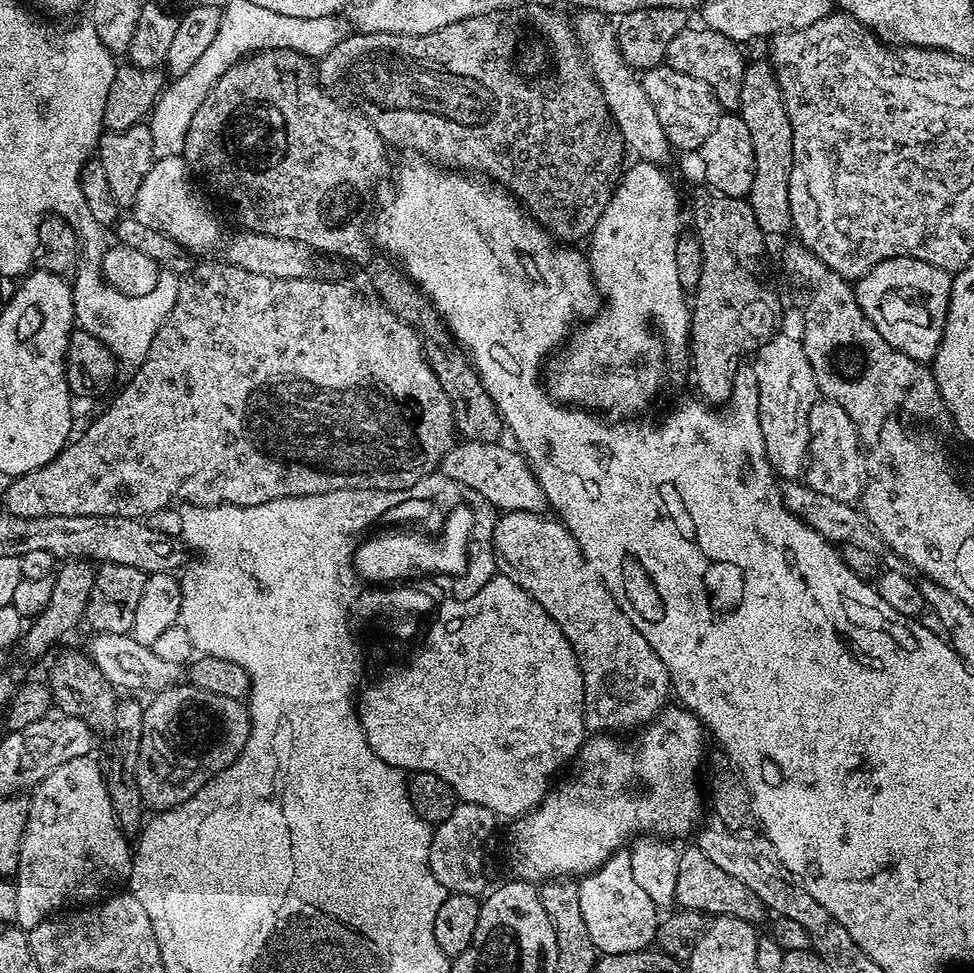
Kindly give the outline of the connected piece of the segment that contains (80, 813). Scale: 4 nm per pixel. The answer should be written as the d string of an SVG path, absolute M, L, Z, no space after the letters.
M92 756L62 762L30 796L26 834L14 877L18 894L16 924L25 930L33 928L69 906L99 901L107 888L121 887L132 872L133 849L128 840L116 820L102 764L100 768Z

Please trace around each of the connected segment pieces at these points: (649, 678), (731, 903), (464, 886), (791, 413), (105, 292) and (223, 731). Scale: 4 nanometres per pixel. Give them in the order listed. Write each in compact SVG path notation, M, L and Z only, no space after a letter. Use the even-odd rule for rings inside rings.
M505 512L499 517L496 528L493 530L492 550L496 555L496 571L499 575L510 578L510 582L518 582L518 586L522 586L522 590L526 590L535 598L542 606L542 610L546 610L546 614L550 614L550 618L554 618L554 622L558 622L558 626L562 630L562 634L566 634L566 638L570 642L570 646L574 650L574 654L580 663L582 670L582 682L584 683L584 727L592 734L616 734L619 728L628 728L631 724L643 725L645 722L651 721L664 711L670 700L672 692L672 679L666 670L666 666L662 662L662 658L658 658L658 654L654 654L654 650L650 646L650 642L646 642L646 638L642 638L642 634L638 634L638 630L628 619L626 614L618 606L618 602L610 594L610 590L600 580L600 575L592 569L586 562L586 558L580 555L580 547L572 533L560 523L559 519L551 518L547 520L547 515L539 512Z
M698 846L683 849L680 852L678 862L678 886L676 887L676 904L681 909L689 912L699 912L707 914L709 917L732 915L734 918L742 918L743 922L748 922L755 926L760 926L764 919L769 919L770 913L762 898L746 886L746 882L738 882L734 874L726 874ZM709 912L709 913L708 913Z
M460 802L446 822L433 827L428 861L434 878L438 878L445 893L461 892L467 896L476 896L485 891L484 855L488 852L488 839L496 832L496 823L496 813L486 810L486 806Z
M777 334L766 341L754 353L754 363L758 374L758 414L762 426L762 442L766 446L768 461L777 477L785 481L795 481L803 473L808 459L808 443L810 442L810 410L816 404L818 393L814 370L810 366L810 358L806 358L806 350L799 339Z
M76 260L76 280L71 281L76 324L79 331L94 334L94 338L101 340L121 365L129 364L129 369L135 370L146 358L150 342L154 342L154 334L158 334L158 330L174 310L180 280L174 273L164 270L158 278L158 286L154 286L150 294L128 296L104 281L101 266L102 260L96 260L94 269L85 266L84 260Z
M181 682L164 692L157 692L147 701L142 722L142 746L136 759L136 777L140 798L145 809L153 813L166 812L186 802L195 792L202 790L220 773L234 763L246 746L252 729L252 719L248 717L248 705L234 698L222 698L210 694L194 685Z

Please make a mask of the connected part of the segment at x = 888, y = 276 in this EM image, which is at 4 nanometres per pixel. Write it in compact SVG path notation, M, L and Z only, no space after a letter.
M899 256L875 264L865 276L855 281L854 291L858 306L866 314L868 321L890 342L892 348L897 348L911 360L930 362L936 357L938 346L942 342L942 334L946 326L946 314L952 291L952 276L938 266L930 266L930 262L922 262L918 258Z

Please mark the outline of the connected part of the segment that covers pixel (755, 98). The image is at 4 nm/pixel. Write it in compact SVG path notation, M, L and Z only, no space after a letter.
M767 59L747 65L742 78L742 94L738 114L750 130L750 146L754 146L754 182L746 197L754 210L754 218L765 237L780 236L792 228L789 182L792 173L792 126L785 110L784 99L776 82L775 72Z

